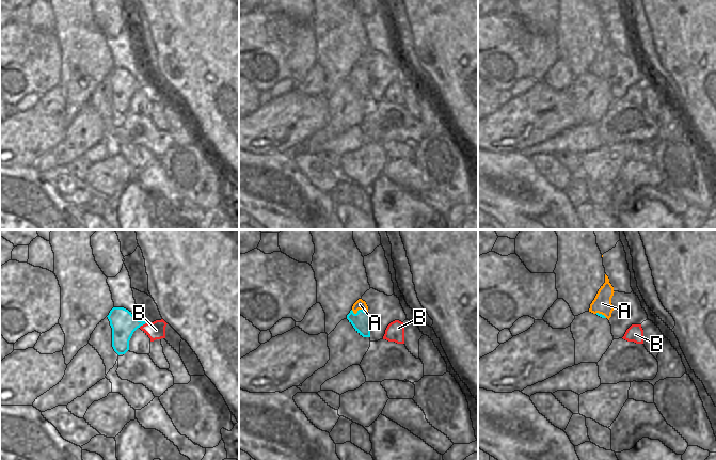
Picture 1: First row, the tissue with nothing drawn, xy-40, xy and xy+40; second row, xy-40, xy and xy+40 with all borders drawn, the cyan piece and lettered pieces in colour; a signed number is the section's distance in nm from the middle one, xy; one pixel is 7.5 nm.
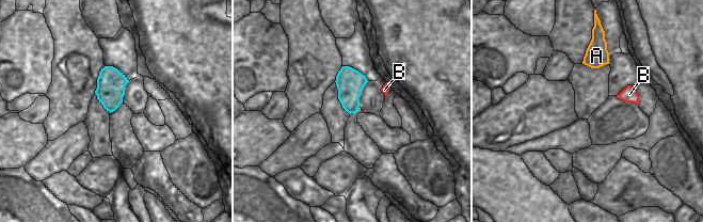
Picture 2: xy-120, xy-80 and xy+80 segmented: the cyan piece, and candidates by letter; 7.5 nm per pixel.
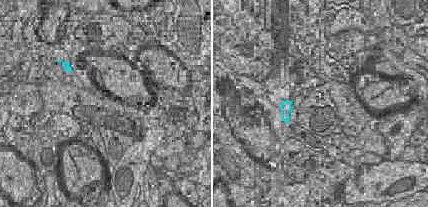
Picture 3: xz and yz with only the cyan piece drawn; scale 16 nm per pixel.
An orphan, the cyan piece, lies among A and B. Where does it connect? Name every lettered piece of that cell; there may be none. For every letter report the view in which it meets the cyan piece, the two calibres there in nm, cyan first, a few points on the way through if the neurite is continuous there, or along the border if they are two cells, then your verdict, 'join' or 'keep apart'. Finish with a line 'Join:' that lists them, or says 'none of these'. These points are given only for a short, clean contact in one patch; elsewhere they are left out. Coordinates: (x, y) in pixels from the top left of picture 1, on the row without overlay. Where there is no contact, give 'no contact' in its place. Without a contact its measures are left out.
A: contact in xy; calibres 140 and 80 nm; border xy (351, 70), (354, 74), (359, 70), (367, 73); keep apart
B: contact in xy-40; calibres 190 and 140 nm; border xy-40 (146, 83), (139, 88); keep apart
Join: none of these

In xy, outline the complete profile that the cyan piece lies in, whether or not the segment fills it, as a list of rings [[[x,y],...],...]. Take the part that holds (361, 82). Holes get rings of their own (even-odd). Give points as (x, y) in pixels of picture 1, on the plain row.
[[[370,49],[362,57],[362,61],[366,63],[368,72],[359,70],[354,75],[351,70],[347,80],[360,96],[369,98],[370,102],[383,100],[391,83],[407,81],[400,61],[395,54],[387,57]]]

